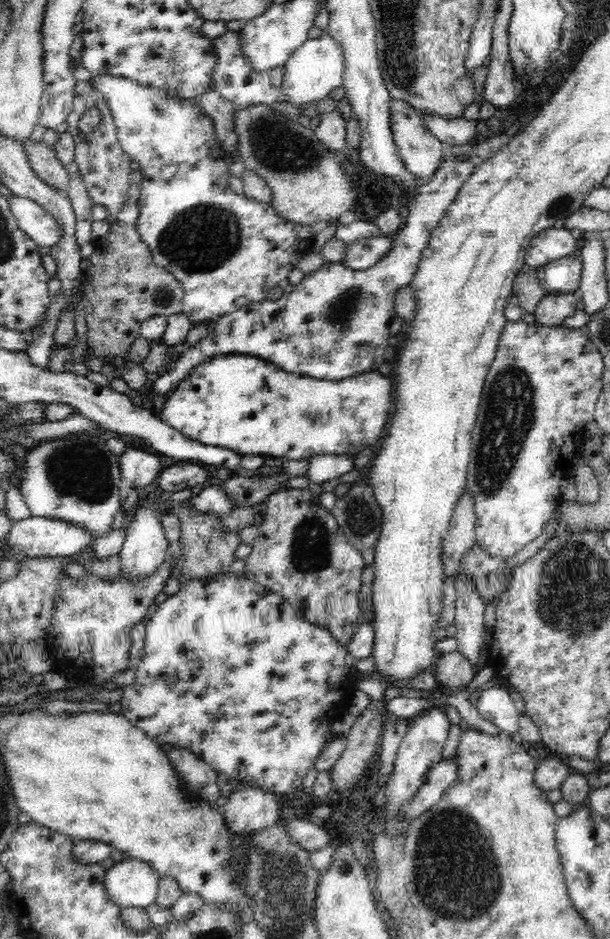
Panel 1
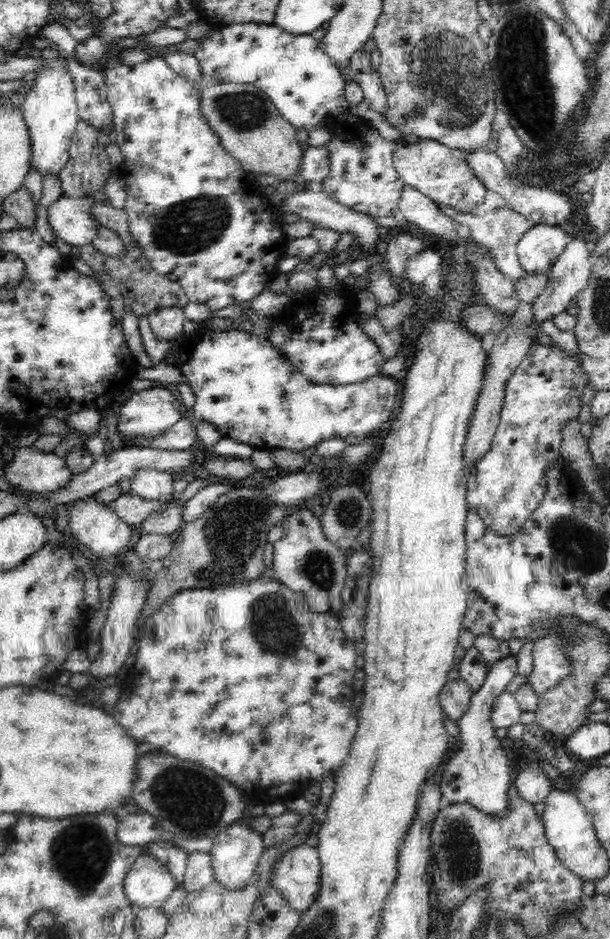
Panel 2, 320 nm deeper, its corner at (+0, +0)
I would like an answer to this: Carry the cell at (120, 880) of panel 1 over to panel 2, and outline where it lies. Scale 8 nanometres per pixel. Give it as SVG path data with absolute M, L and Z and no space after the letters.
M143 852L131 863L130 870L126 872L123 879L123 888L128 901L135 909L137 908L158 908L165 904L166 900L178 886L176 879L168 872L169 868L148 852Z

